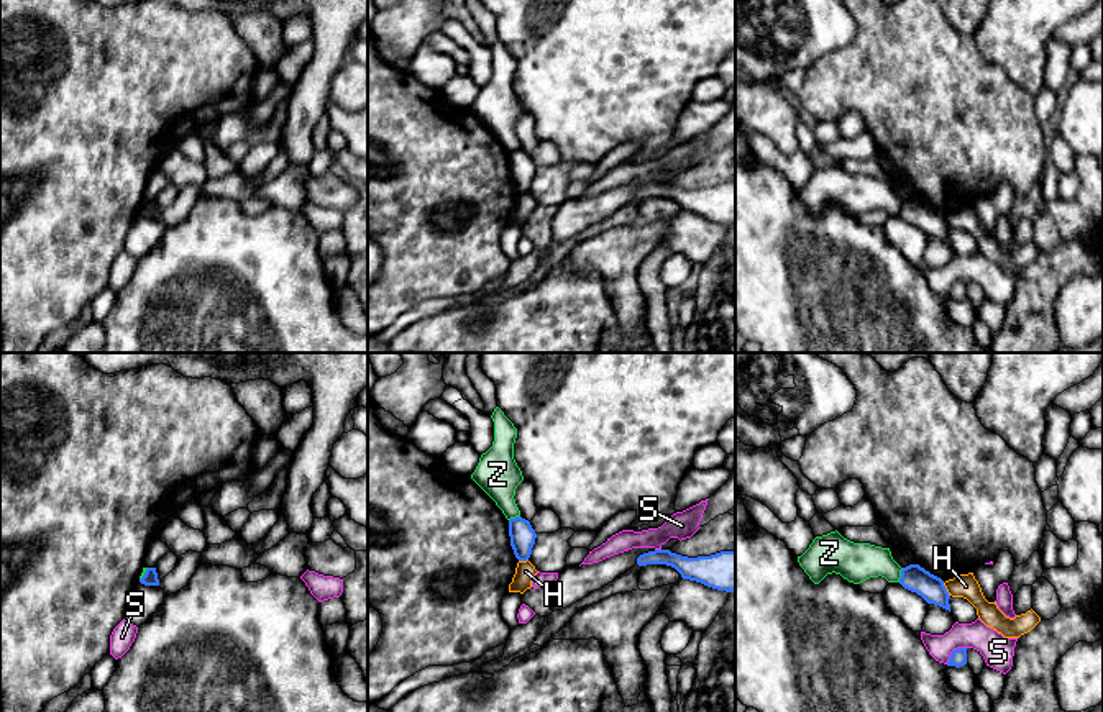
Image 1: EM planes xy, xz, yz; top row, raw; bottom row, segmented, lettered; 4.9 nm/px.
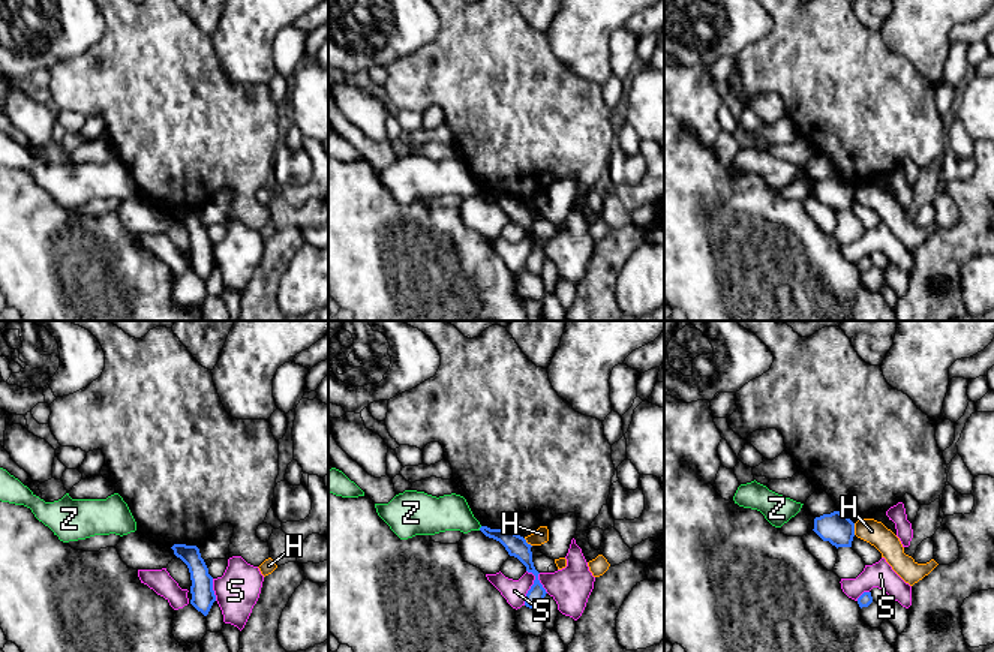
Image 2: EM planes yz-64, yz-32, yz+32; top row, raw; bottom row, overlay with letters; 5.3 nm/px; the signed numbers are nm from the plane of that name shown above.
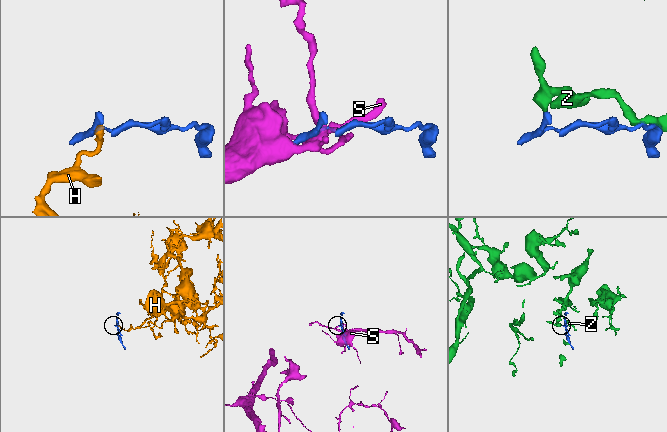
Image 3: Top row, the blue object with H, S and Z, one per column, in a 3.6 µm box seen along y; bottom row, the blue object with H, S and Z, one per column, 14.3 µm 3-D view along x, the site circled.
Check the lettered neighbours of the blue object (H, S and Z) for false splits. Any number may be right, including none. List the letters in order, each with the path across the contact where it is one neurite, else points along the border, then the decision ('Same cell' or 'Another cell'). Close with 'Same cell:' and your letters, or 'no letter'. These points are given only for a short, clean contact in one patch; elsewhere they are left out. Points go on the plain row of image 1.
H: Boundary: yz (942, 215), (949, 228). Another cell
S: Another cell
Z: Boundary: yz (903, 200), (898, 214). Another cell
Same cell: no letter

